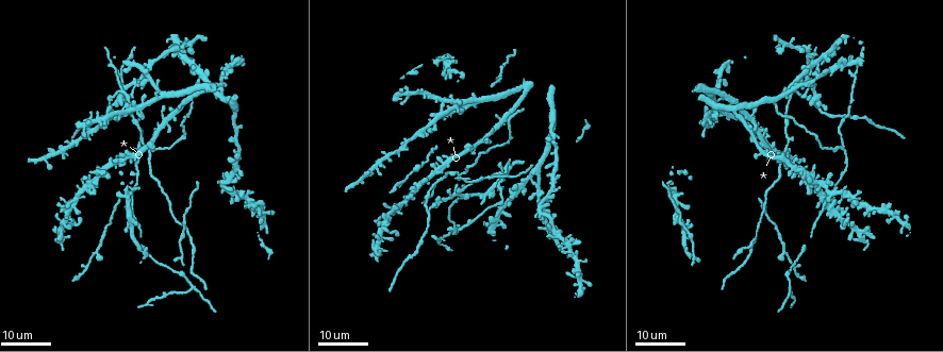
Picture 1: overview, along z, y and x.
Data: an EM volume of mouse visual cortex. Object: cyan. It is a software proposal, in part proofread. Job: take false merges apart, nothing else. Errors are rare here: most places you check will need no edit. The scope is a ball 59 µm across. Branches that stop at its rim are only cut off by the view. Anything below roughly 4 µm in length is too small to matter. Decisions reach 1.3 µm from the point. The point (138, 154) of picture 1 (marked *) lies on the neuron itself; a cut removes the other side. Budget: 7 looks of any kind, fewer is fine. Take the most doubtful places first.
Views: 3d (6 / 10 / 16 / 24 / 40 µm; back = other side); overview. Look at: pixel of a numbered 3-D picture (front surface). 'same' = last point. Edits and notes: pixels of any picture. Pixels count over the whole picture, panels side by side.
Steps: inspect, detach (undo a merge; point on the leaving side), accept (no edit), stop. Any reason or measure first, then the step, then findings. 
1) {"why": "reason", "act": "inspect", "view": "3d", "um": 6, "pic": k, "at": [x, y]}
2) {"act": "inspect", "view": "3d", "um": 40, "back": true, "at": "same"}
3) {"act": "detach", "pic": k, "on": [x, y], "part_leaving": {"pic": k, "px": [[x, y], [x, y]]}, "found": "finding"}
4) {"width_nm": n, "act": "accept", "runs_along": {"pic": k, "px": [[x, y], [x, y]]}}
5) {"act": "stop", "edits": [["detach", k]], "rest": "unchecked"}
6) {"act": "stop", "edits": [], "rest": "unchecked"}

{"why": "four-way junction", "act": "inspect", "view": "3d", "um": 16, "pic": 1, "at": [844, 149]}

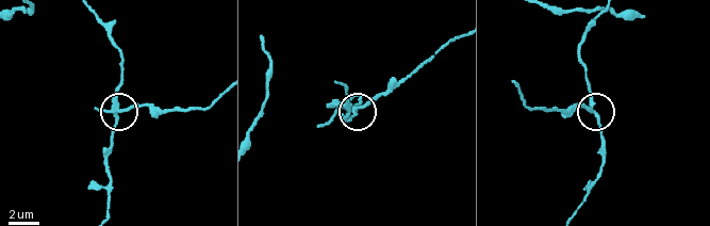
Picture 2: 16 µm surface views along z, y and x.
{"act": "inspect", "view": "3d", "um": 10, "pic": 2, "at": [116, 113]}

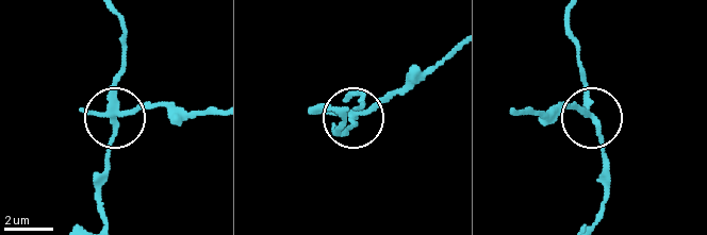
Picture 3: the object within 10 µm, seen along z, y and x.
{"act": "inspect", "view": "3d", "um": 10, "back": true, "pic": 3, "at": [588, 116]}

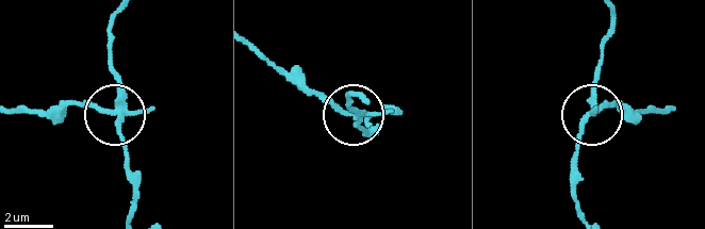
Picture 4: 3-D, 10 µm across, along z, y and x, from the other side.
{"arms": 4, "act": "detach", "pic": 4, "on": [87, 107], "part_leaving": {"pic": 4, "px": [[120, 111], [85, 104], [18, 111]]}, "found": "two neurons meet here"}

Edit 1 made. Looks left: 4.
{"why": "see it whole again", "act": "inspect", "view": "overview"}

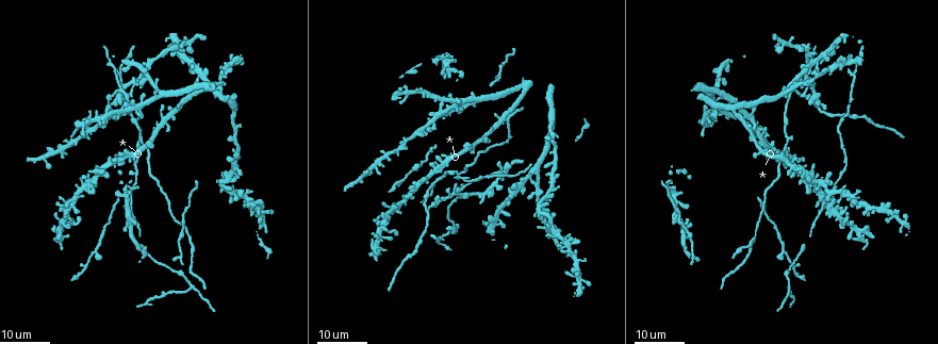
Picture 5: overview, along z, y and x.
{"why": "side arm on a straight run", "act": "inspect", "view": "3d", "um": 24, "pic": 5, "at": [438, 179]}

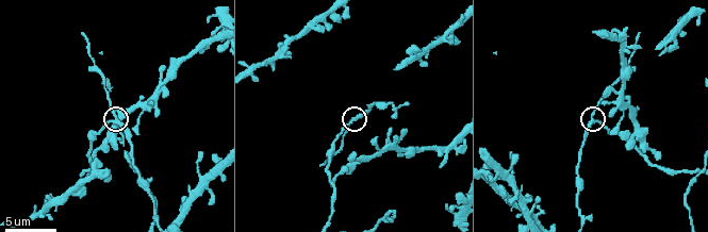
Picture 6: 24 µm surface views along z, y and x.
{"act": "inspect", "view": "3d", "um": 6, "pic": 6, "at": [116, 118]}

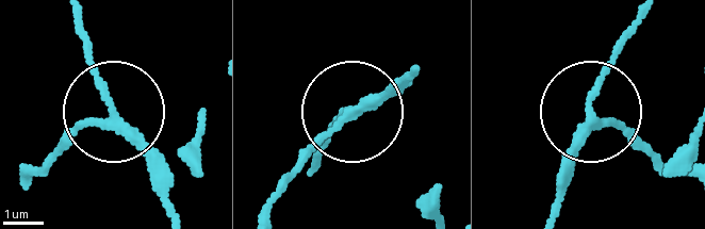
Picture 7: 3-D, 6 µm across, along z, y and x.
{"act": "accept", "found": "one neuron here"}

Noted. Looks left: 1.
{"why": "a fork", "act": "inspect", "view": "3d", "um": 10, "pic": 6, "at": [658, 167]}

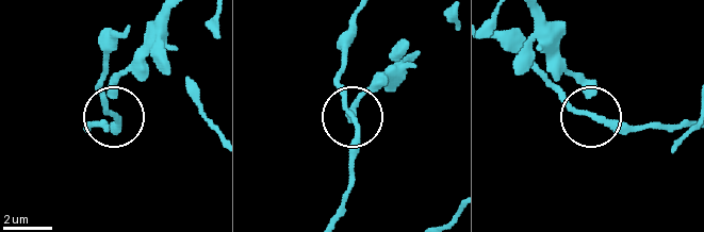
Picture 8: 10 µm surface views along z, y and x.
{"act": "accept", "runs_along": {"pic": 8, "px": [[127, 29], [115, 35], [102, 84], [111, 111], [113, 75]]}, "found": "all the same neuron"}

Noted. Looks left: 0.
{"act": "stop", "edits": [["detach", 4]], "rest": "unchecked"}

